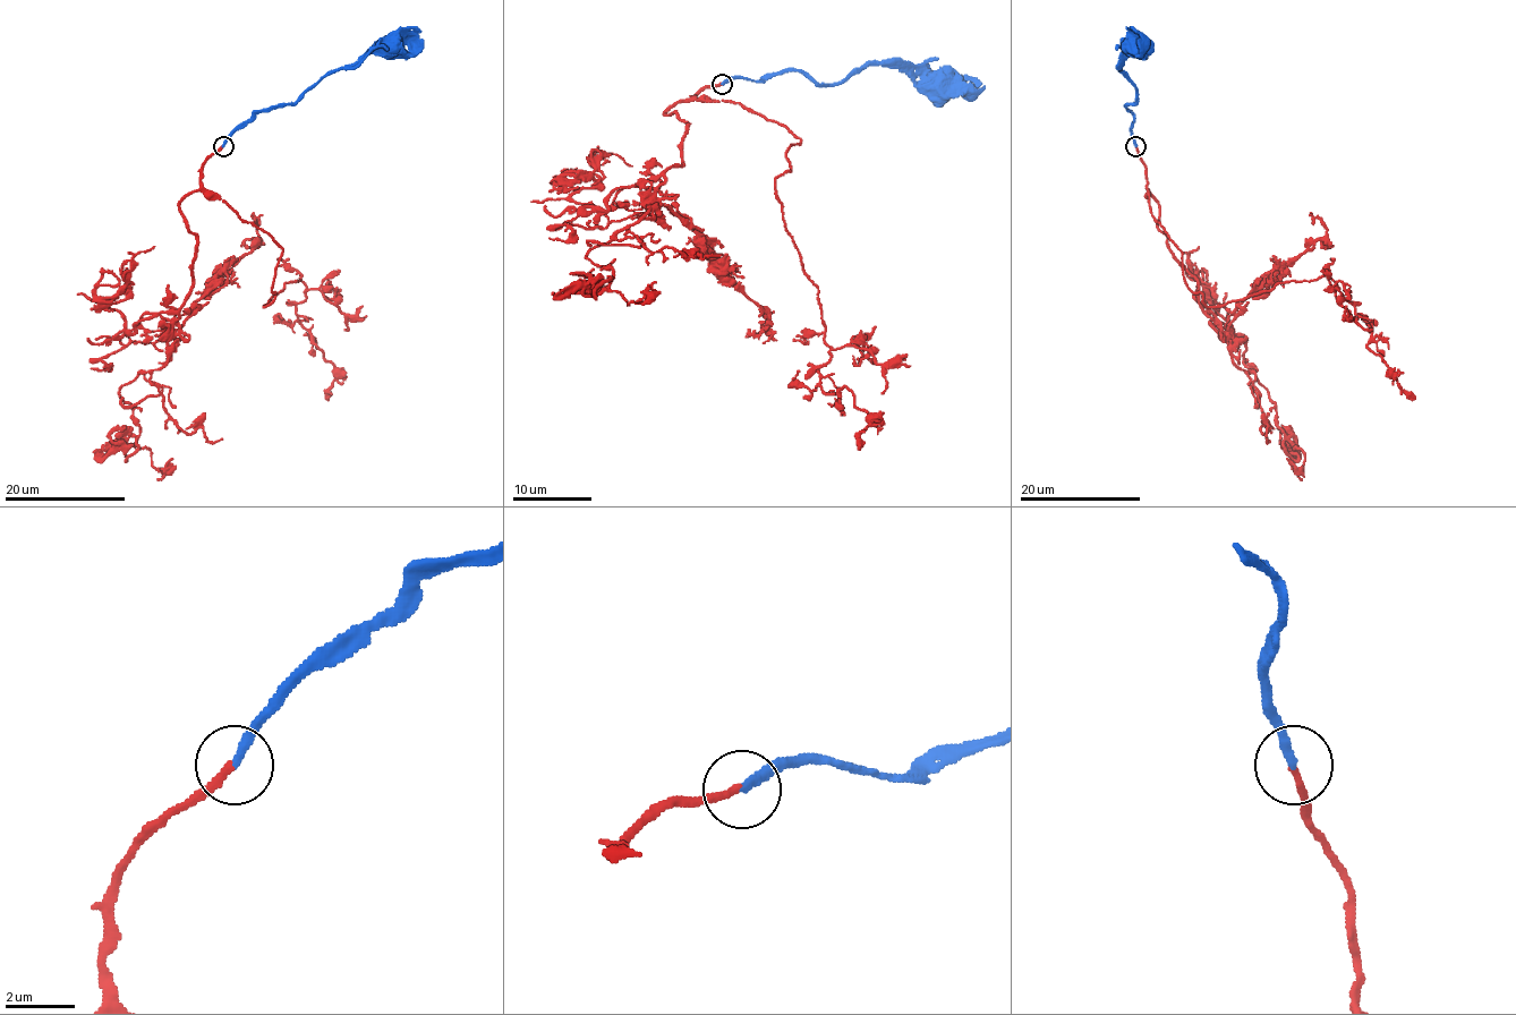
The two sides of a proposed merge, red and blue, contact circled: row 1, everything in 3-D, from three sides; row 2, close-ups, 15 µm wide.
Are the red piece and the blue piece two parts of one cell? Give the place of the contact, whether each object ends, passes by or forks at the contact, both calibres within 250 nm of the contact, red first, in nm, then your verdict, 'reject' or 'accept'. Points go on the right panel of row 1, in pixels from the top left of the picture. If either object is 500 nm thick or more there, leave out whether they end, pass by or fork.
at (1135, 146); red ends there; blue ends there; 200 nm thick on the red side, 260 nm on the other; accept

